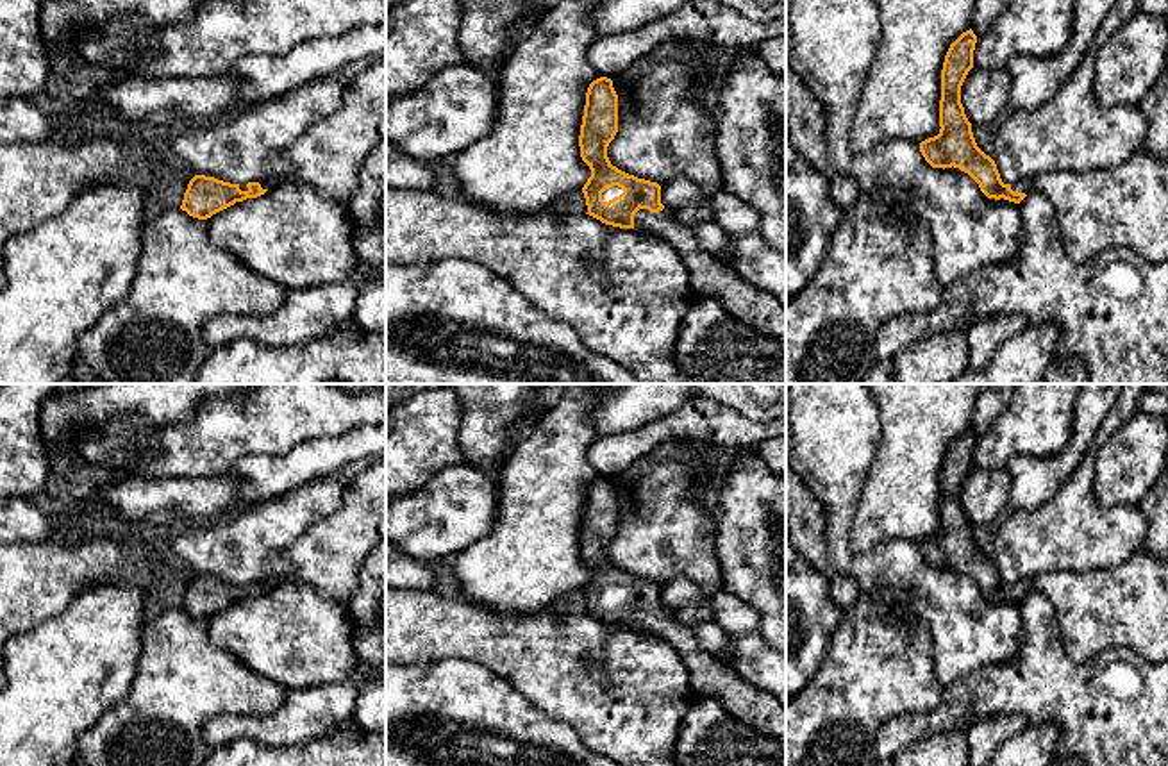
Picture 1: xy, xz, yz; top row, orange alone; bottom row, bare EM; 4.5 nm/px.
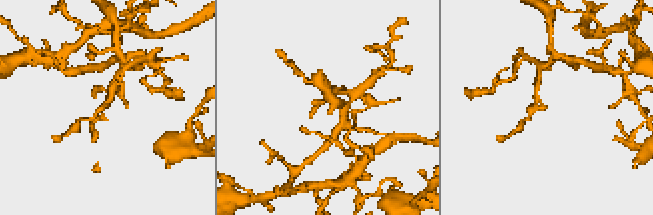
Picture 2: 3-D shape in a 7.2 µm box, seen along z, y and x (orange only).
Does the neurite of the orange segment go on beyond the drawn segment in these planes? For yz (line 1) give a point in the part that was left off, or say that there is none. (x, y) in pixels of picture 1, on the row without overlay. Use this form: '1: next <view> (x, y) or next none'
1: next yz (1024, 586)

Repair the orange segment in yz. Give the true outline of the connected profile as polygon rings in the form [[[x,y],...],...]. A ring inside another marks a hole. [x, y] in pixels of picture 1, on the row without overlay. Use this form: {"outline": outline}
{"outline": [[[963,432],[948,448],[941,470],[939,534],[920,543],[932,568],[959,568],[968,573],[988,598],[1020,604],[1032,589],[1030,580],[1004,584],[995,561],[975,543],[972,523],[961,504],[961,486],[973,468],[977,436]]]}

